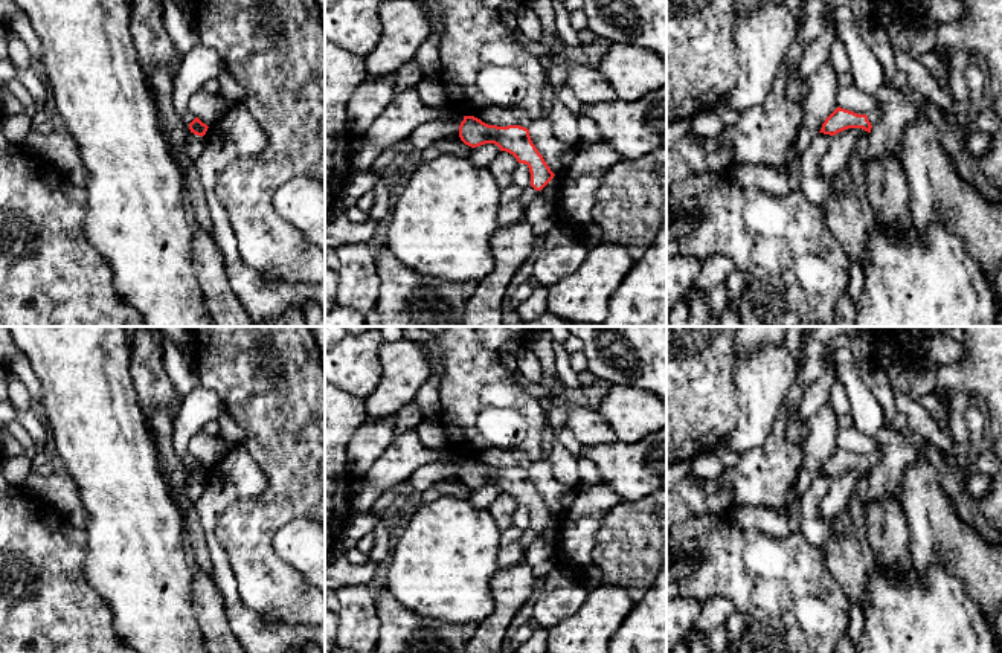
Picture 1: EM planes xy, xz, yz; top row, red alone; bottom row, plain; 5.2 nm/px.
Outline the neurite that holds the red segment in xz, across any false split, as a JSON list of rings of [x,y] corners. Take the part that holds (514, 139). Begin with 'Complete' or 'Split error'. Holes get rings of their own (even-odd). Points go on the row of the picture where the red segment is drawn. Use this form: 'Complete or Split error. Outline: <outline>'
Split error. Outline: [[[464,116],[464,121],[459,125],[459,137],[471,148],[494,143],[500,151],[512,154],[519,163],[525,163],[529,168],[531,185],[525,188],[522,195],[525,207],[555,175],[532,143],[529,130],[525,127],[488,125],[474,116]]]

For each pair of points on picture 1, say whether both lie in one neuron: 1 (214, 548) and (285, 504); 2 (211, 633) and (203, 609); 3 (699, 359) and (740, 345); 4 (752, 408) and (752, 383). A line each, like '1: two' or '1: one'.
1: two
2: one
3: two
4: one

